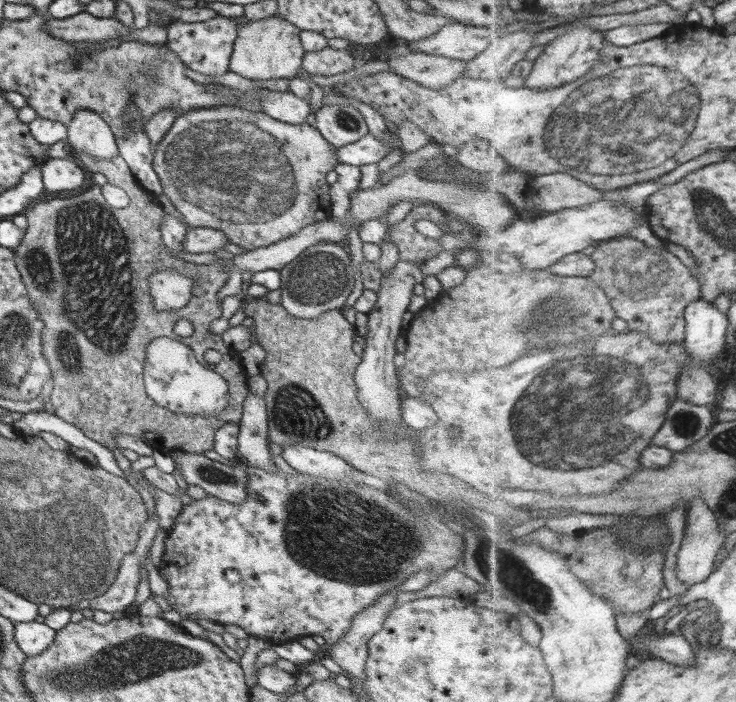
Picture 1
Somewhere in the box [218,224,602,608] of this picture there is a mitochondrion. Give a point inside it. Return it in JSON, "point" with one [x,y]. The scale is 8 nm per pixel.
{"point":[352,539]}

